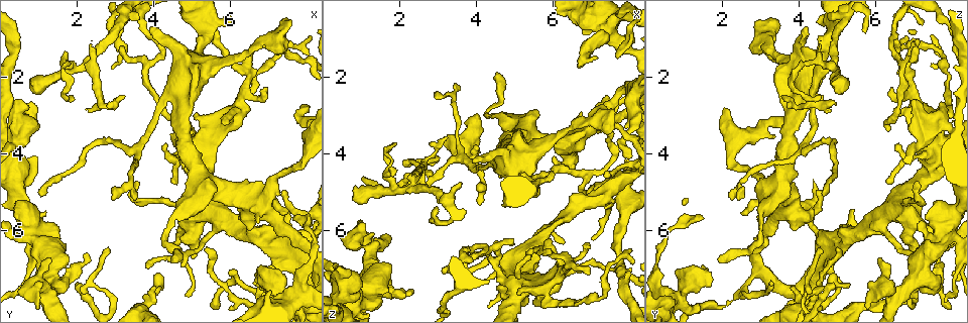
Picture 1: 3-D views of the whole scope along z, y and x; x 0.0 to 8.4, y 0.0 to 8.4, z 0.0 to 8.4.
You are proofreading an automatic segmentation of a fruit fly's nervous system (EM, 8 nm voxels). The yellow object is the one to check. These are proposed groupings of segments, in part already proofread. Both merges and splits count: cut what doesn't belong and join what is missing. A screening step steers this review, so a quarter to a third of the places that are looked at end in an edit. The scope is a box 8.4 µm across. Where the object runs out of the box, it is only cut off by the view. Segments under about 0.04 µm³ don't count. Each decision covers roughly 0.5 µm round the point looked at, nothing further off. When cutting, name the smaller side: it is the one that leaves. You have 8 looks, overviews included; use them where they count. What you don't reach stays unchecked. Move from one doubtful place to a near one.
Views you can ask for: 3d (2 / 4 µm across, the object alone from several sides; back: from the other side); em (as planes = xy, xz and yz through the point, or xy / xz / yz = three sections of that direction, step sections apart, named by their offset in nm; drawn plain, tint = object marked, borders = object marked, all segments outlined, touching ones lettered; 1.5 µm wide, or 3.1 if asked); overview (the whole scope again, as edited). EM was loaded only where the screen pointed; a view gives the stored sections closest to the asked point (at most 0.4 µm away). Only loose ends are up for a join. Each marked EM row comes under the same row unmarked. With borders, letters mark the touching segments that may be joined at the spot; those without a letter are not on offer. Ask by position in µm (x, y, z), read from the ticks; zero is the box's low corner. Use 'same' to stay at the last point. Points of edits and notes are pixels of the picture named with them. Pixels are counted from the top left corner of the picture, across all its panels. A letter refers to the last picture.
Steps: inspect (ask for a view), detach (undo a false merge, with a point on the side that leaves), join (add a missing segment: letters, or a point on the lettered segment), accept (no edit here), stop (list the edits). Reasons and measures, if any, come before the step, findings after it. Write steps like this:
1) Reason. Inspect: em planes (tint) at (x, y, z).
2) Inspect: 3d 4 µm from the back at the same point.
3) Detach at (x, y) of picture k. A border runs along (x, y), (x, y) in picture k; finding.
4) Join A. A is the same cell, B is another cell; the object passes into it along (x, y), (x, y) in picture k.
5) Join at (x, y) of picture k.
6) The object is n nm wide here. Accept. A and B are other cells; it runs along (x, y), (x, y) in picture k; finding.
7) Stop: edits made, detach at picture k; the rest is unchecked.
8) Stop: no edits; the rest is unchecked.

Sharp bend. Inspect: 3d 2 µm at (1.05, 7.45, 6.20).

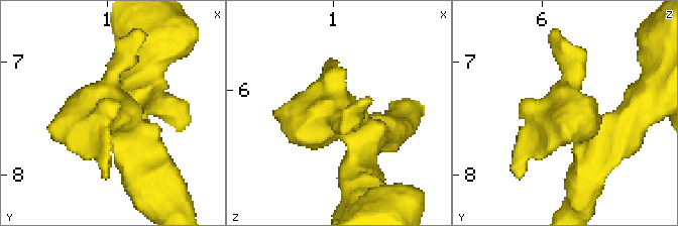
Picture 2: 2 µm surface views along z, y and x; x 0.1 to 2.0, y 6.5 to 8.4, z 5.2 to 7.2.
Need the tissue. Inspect: em planes (borders) at (1.04, 7.46, 6.20).

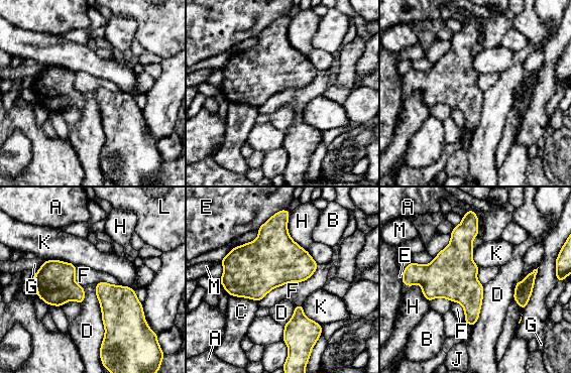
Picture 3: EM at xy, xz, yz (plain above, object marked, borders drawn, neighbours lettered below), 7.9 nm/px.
The object is 380 nm wide here. Accept. A, B, C, D, E, F, G, H, J, K, L and M are other cells; one cell here.

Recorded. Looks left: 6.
An open end. Inspect: em planes (borders) at (0.95, 2.85, 7.60).

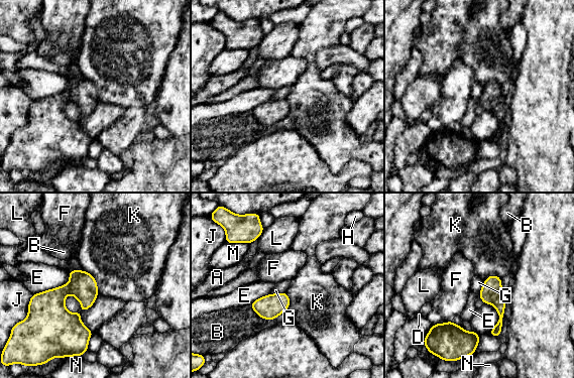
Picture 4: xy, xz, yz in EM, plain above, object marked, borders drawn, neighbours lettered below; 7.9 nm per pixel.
The longest contact is with E, 340 nm. Accept. A, B, D, E, F, G, H, J, K, L, M and N are other cells; no lettered segment goes on from it.

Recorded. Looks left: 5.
Arms part here. Inspect: em planes (borders) at (2.25, 1.65, 4.85).

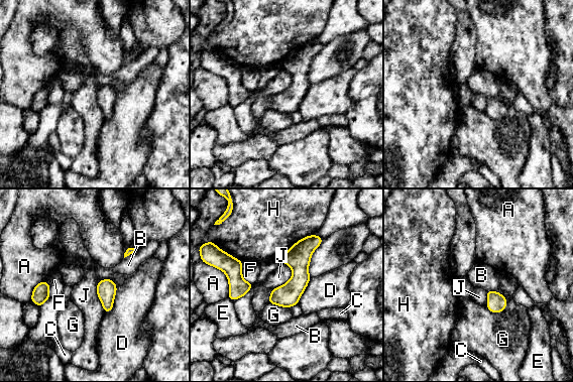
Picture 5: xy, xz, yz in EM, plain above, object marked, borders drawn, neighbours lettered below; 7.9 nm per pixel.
Accept. A, B, C, D, E, F, G, H and J are other cells; it runs along (318, 239), (271, 301) in picture 5; continuous, no second cell.

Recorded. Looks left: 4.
Stop: no edits; the rest is unchecked.

